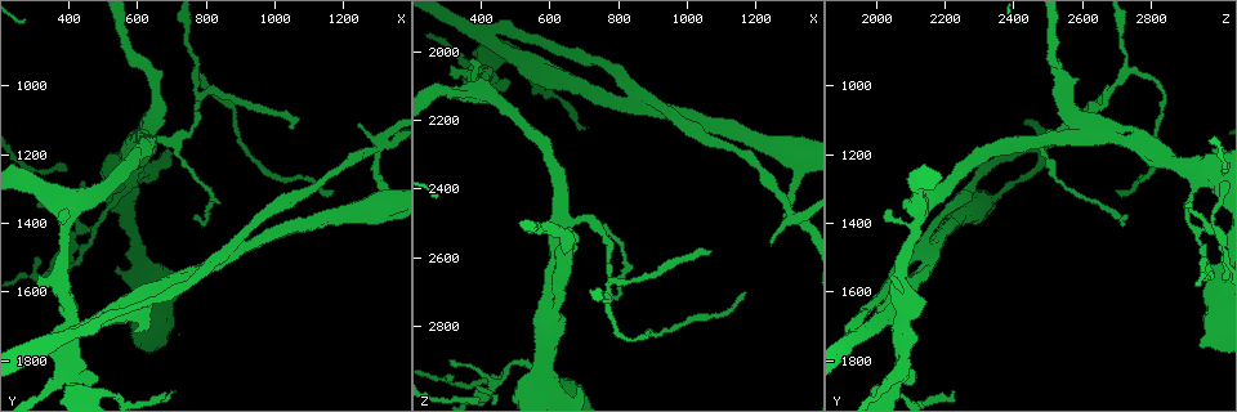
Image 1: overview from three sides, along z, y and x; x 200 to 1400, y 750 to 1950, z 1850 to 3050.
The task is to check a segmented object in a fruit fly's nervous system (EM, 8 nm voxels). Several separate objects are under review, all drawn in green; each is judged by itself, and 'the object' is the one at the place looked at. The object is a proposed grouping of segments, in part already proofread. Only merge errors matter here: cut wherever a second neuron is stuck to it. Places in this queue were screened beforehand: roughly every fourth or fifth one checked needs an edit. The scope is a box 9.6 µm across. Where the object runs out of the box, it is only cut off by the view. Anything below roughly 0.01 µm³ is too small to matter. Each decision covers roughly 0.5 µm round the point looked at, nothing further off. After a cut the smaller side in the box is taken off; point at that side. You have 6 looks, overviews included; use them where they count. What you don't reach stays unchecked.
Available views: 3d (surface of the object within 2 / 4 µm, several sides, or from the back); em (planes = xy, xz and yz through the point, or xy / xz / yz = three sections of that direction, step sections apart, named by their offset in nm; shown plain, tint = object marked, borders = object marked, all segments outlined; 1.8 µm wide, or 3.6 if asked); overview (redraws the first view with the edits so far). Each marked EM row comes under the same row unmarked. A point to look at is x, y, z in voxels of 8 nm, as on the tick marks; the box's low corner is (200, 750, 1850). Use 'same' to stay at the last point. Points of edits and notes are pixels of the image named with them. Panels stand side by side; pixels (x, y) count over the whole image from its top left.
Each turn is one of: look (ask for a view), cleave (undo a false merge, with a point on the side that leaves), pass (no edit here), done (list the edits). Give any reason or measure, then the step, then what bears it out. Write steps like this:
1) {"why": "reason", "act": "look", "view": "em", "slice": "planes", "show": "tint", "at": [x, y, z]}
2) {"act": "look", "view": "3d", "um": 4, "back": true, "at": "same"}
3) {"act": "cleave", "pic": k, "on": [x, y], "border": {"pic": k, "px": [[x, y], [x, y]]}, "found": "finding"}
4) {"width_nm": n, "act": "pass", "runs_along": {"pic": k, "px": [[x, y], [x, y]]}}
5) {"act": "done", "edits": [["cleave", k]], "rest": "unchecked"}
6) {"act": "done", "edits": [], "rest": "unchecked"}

{"why": "three-way junction", "act": "look", "view": "em", "slice": "xz", "step": 8, "show": "tint", "at": [610, 1140, 2680]}

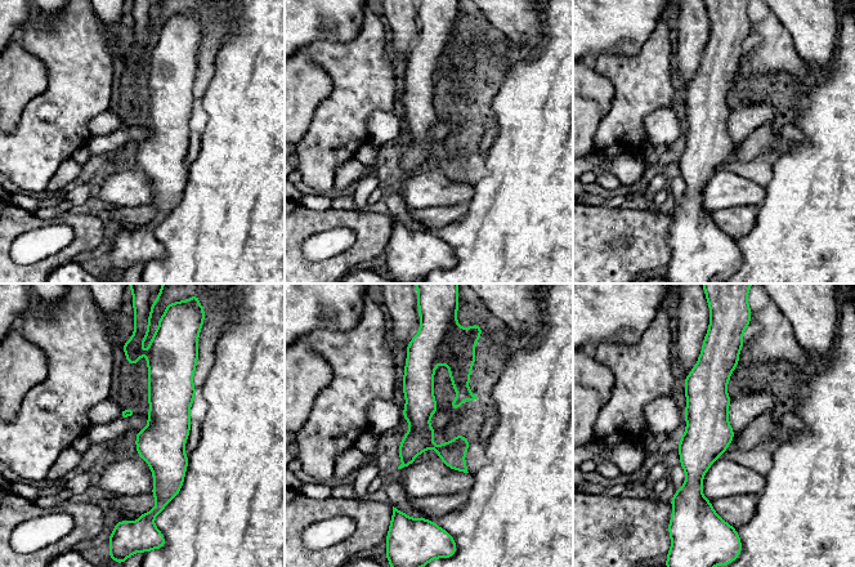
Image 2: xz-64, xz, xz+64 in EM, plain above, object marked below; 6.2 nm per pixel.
{"act": "look", "view": "em", "slice": "planes", "show": "borders", "at": "same"}

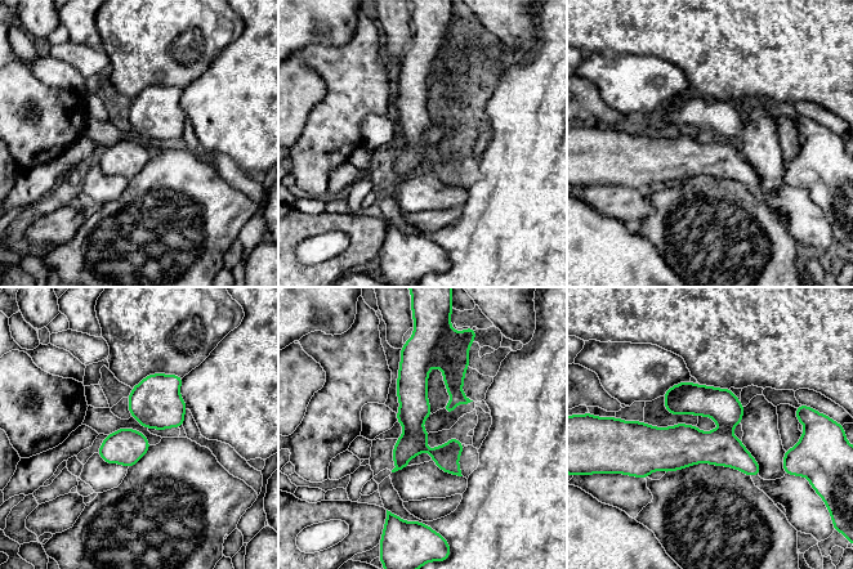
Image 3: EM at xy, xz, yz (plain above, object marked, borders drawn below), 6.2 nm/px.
{"width_nm": 190, "act": "pass", "runs_along": {"pic": 3, "px": [[634, 425], [757, 469]]}, "found": "one neuron here"}

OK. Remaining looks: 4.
{"why": "sharp bend", "act": "look", "view": "em", "slice": "planes", "show": "borders", "at": [400, 1350, 2120]}

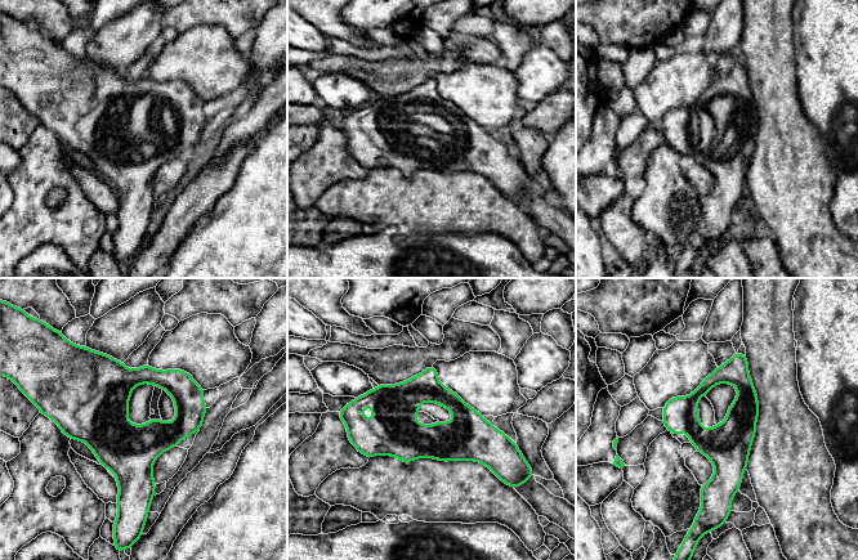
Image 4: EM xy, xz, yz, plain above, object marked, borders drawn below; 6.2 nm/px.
{"act": "pass", "runs_along": {"pic": 4, "px": [[357, 403], [415, 440], [506, 442]]}, "found": "one neuron here"}

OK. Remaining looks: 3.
{"act": "look", "view": "3d", "um": 4, "at": [1320, 1340, 2330]}

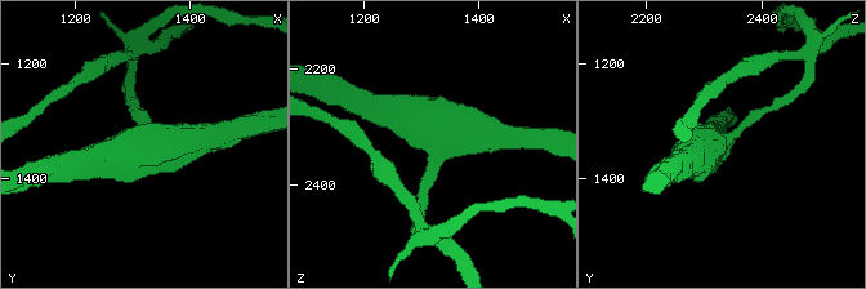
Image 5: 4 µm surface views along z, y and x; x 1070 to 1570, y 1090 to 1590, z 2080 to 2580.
{"act": "look", "view": "em", "um": 3.6, "slice": "planes", "show": "tint", "at": [1320, 1340, 2330]}

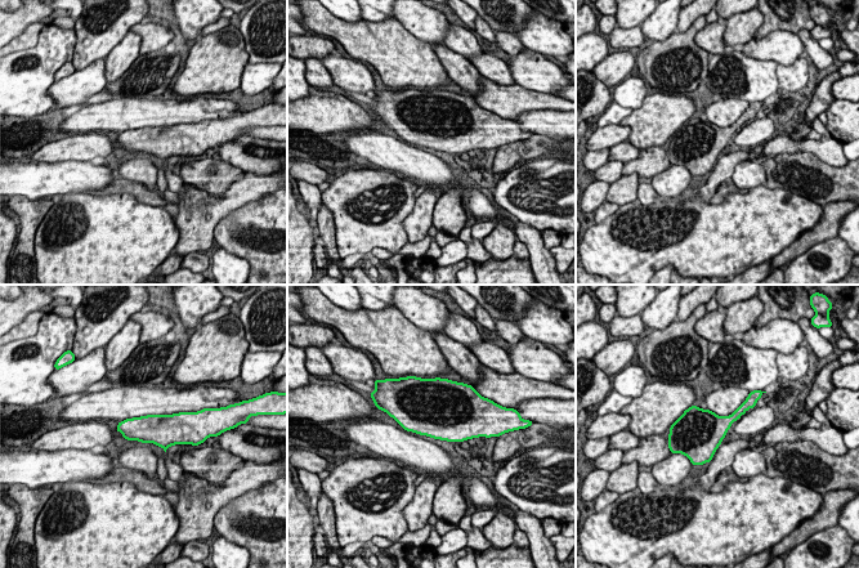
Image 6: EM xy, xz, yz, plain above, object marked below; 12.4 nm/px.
{"act": "pass", "found": "one neuron here"}

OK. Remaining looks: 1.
{"act": "done", "edits": [], "rest": "unchecked"}

